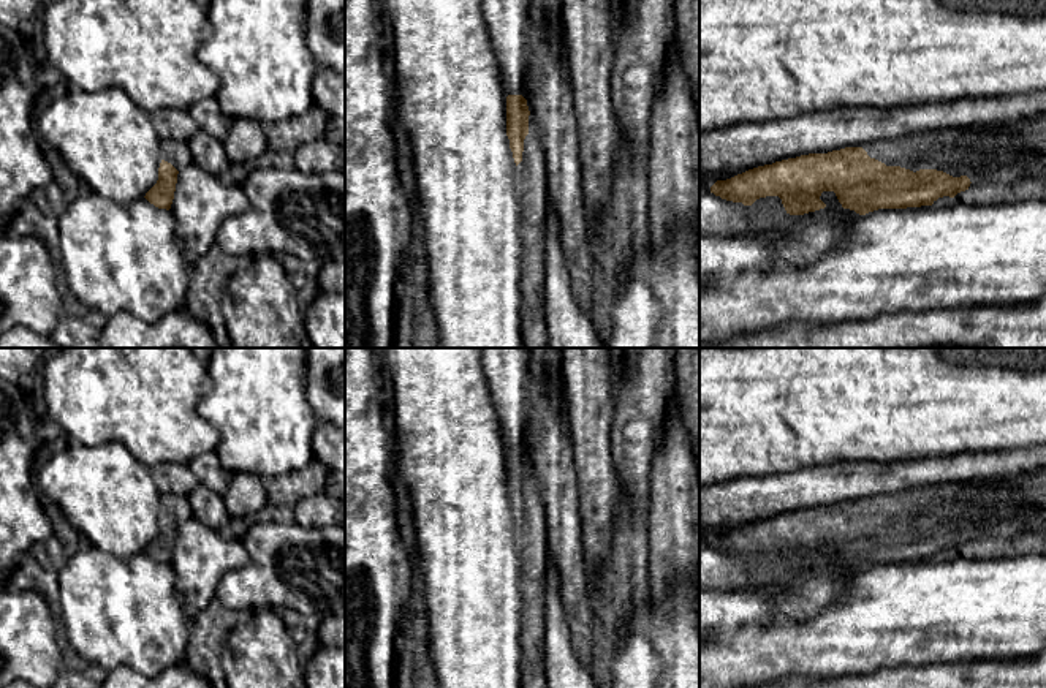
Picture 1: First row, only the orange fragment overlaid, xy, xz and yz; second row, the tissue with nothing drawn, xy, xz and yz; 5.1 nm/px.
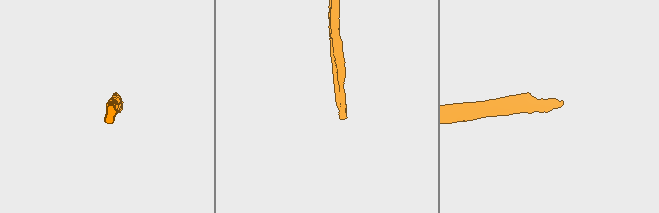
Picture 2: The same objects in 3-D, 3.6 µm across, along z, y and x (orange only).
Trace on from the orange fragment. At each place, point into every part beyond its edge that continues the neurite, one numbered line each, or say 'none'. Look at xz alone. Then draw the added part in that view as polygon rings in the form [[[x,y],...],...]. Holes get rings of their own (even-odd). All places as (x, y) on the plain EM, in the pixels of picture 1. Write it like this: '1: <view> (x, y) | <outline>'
1: xz (530, 529) | [[[535,487],[524,493],[522,516],[516,520],[516,546],[521,561],[522,631],[521,645],[529,688],[544,688],[544,585],[543,576],[551,560],[548,550],[546,514]]]

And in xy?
1: xy (176, 506) | [[[161,495],[161,514],[171,517],[177,525],[190,520],[193,511],[185,495]]]

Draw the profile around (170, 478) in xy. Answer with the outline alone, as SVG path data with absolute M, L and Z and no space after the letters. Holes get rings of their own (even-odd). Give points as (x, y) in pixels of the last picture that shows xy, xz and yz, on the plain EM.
M160 463L150 467L153 484L160 495L188 495L199 486L187 463Z

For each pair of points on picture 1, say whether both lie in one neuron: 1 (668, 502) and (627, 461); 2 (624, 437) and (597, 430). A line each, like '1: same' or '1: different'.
1: different
2: different

